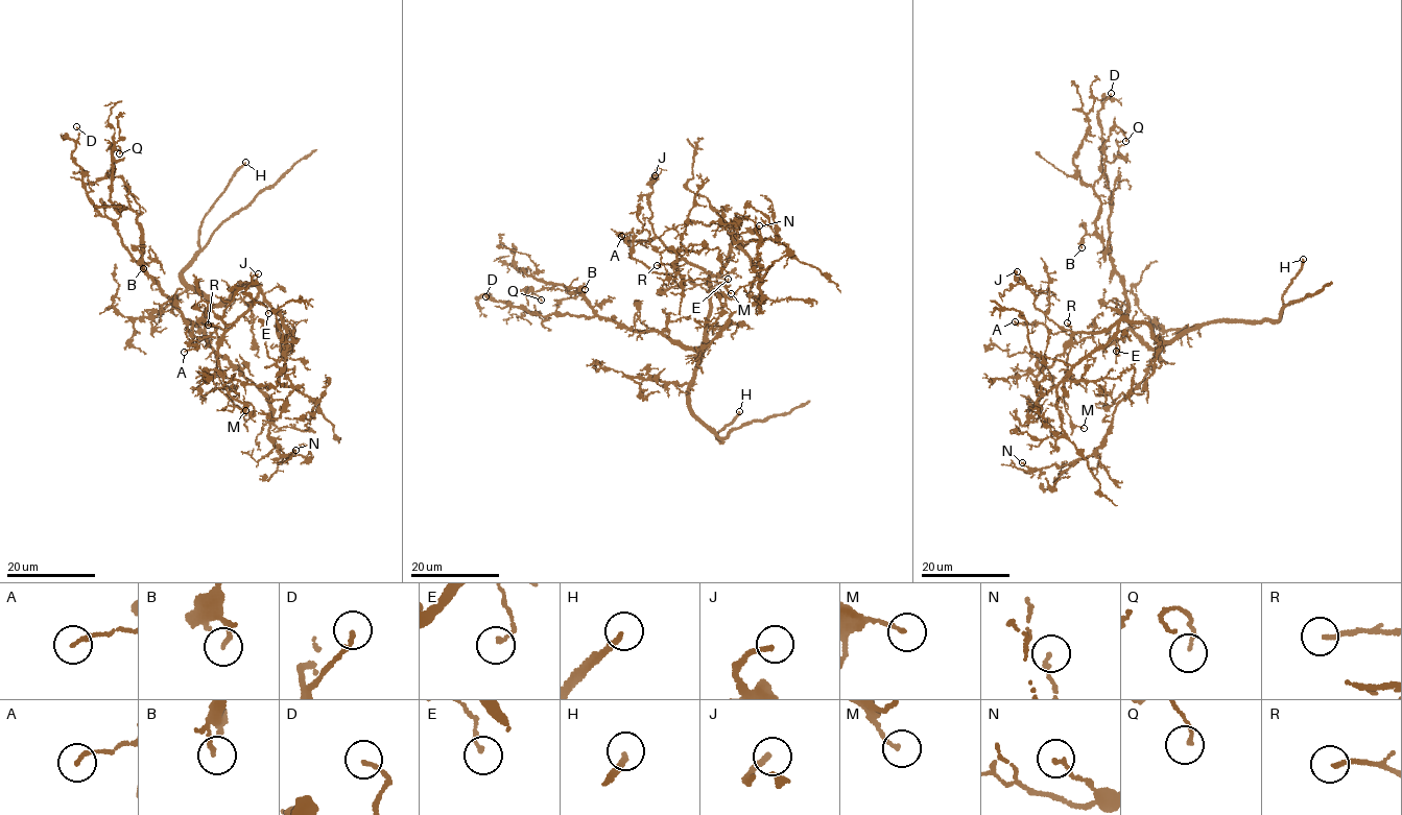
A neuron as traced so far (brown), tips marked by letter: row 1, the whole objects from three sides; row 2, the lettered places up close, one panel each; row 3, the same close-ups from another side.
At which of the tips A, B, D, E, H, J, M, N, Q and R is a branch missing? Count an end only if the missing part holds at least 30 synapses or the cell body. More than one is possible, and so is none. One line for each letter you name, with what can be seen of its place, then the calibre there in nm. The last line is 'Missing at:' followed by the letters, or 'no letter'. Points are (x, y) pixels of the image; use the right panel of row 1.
D: at (1111, 93); 130 nm thick
H: at (1303, 259); 180 nm thick
Missing at: D, H

